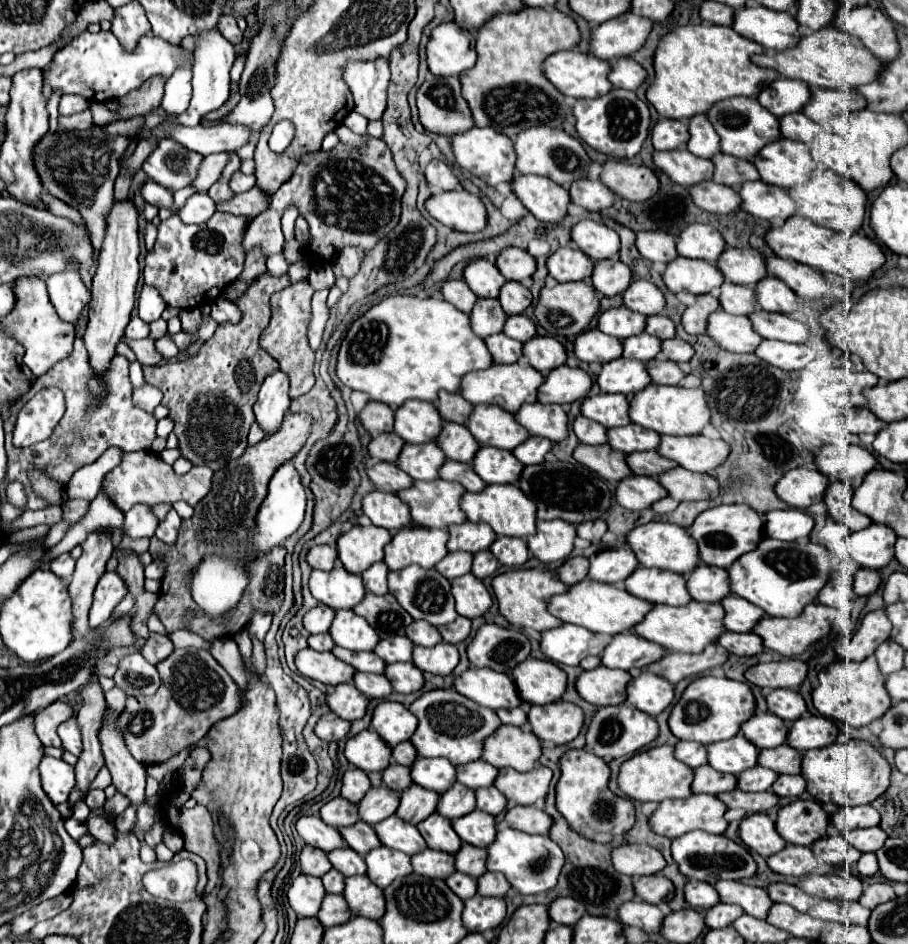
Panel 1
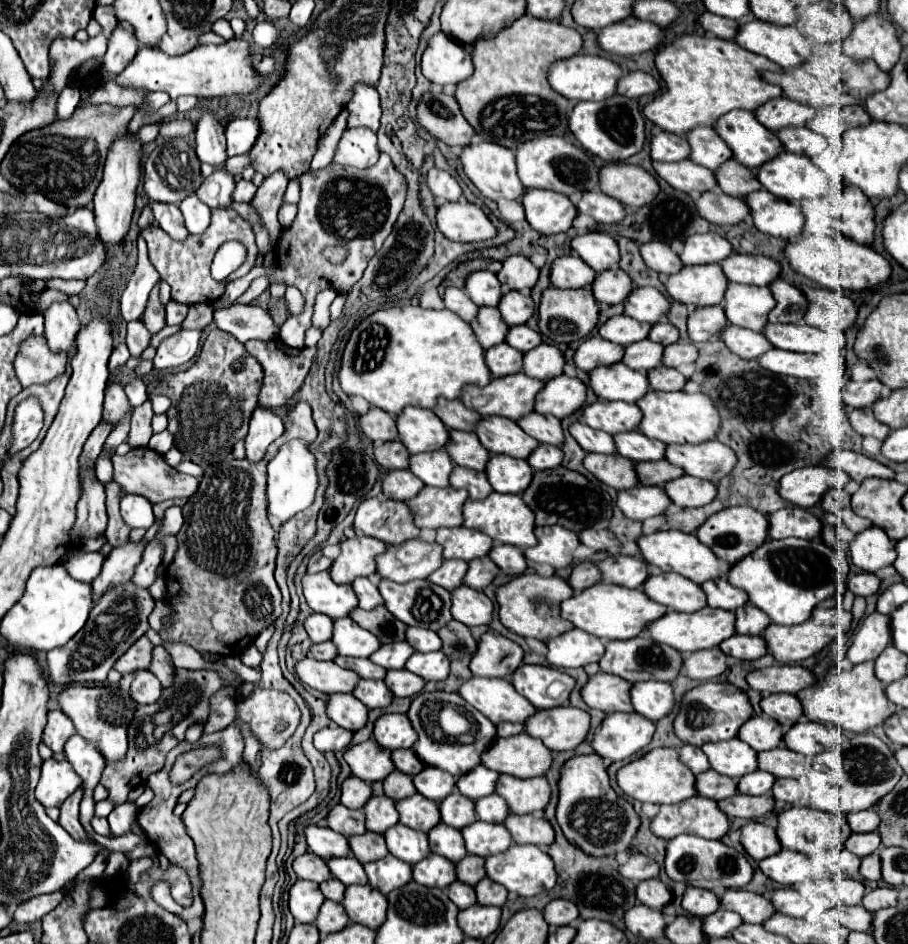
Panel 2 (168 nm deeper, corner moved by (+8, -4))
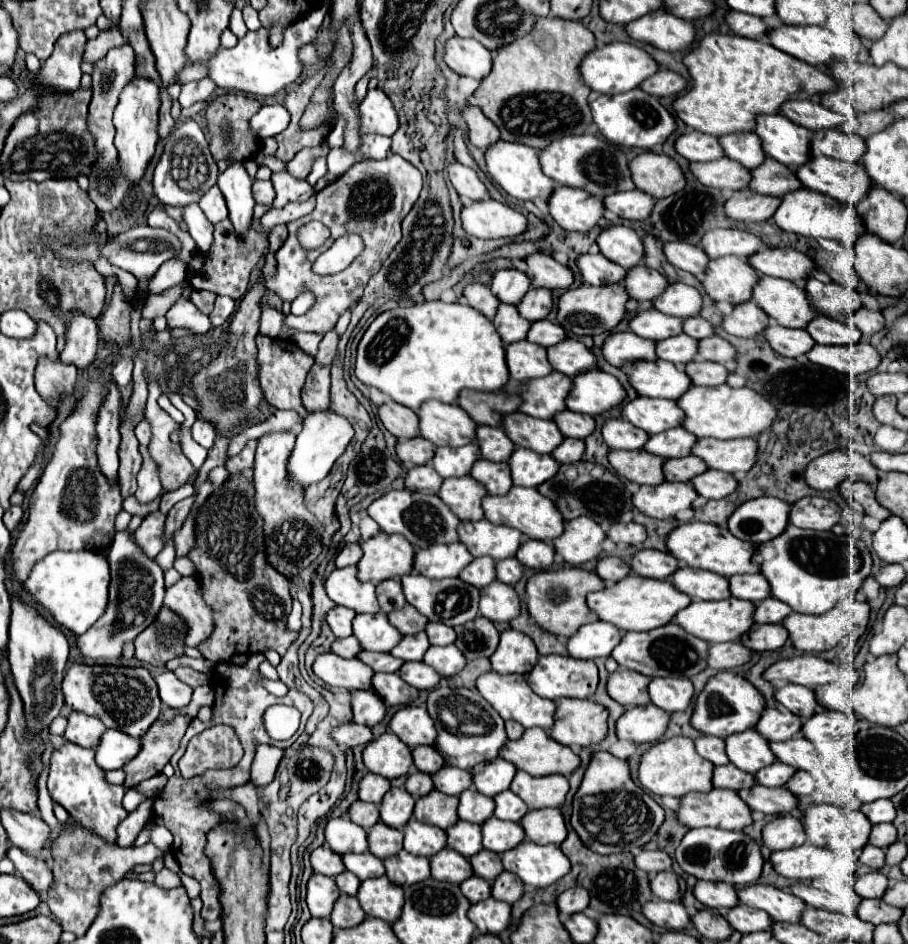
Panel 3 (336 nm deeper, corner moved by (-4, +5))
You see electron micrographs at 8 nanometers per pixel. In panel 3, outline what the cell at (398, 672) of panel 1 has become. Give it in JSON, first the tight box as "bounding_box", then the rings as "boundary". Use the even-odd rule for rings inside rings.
{"bounding_box":[399,661,439,689],"boundary":[[[415,661],[415,663],[403,663],[403,667],[399,669],[399,675],[411,685],[411,687],[415,687],[415,689],[433,689],[433,687],[437,687],[437,683],[439,683],[439,673],[433,669],[433,667],[429,667],[429,665],[425,665],[423,661]]]}

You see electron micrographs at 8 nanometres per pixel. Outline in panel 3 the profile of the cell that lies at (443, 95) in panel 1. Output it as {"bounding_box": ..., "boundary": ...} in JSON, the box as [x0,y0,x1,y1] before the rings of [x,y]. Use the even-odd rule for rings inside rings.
{"bounding_box":[459,105,499,149],"boundary":[[[465,105],[459,109],[461,119],[467,123],[469,129],[469,141],[479,147],[479,149],[487,149],[489,145],[493,145],[499,139],[499,129],[481,113],[479,107],[475,105]]]}

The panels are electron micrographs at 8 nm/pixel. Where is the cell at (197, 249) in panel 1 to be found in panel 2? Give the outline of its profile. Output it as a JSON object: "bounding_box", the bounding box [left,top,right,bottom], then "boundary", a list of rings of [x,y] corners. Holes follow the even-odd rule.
{"bounding_box":[141,208,257,304],"boundary":[[[233,208],[229,210],[213,210],[211,216],[211,226],[201,234],[201,236],[191,236],[187,242],[177,244],[169,238],[169,234],[165,234],[165,230],[161,230],[157,224],[147,226],[145,230],[141,230],[141,236],[147,242],[149,248],[149,260],[155,266],[155,270],[159,272],[161,280],[165,280],[171,286],[171,298],[181,302],[181,304],[195,304],[195,302],[215,302],[223,296],[225,292],[225,282],[237,280],[241,276],[245,276],[253,266],[255,266],[255,258],[257,258],[257,246],[255,246],[255,234],[249,226],[249,222],[245,222]],[[229,240],[237,240],[241,244],[245,244],[247,248],[247,260],[245,264],[241,264],[237,268],[237,272],[229,274],[229,278],[225,282],[217,282],[211,278],[211,260],[217,252],[217,248],[223,242]]]}

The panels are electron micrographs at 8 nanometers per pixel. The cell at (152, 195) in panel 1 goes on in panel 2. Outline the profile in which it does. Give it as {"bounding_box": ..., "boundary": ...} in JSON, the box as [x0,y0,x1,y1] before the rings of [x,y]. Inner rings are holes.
{"bounding_box":[151,204,189,242],"boundary":[[[151,204],[153,214],[157,224],[175,240],[175,242],[185,242],[189,238],[189,230],[185,228],[183,214],[177,204]]]}

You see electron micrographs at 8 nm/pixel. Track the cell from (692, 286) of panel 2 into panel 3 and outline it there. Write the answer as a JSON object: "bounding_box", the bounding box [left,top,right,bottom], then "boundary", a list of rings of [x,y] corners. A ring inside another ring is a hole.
{"bounding_box":[701,257,757,305],"boundary":[[[719,257],[709,261],[701,283],[713,301],[737,305],[749,301],[757,279],[757,271],[745,257]]]}

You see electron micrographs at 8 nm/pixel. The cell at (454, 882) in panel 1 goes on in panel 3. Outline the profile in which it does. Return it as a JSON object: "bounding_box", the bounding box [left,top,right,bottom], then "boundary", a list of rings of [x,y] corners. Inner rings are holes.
{"bounding_box":[459,875,491,903],"boundary":[[[477,875],[465,879],[459,887],[461,887],[463,895],[465,895],[471,903],[479,903],[479,901],[483,901],[483,899],[487,899],[487,897],[491,895],[491,885],[489,885],[485,879],[477,877]]]}

